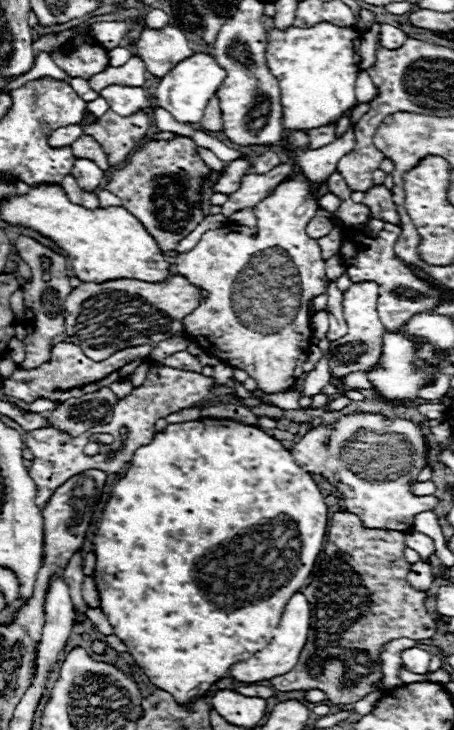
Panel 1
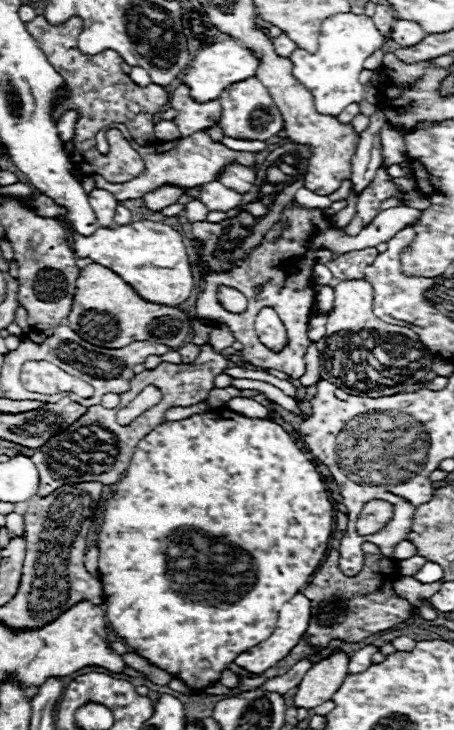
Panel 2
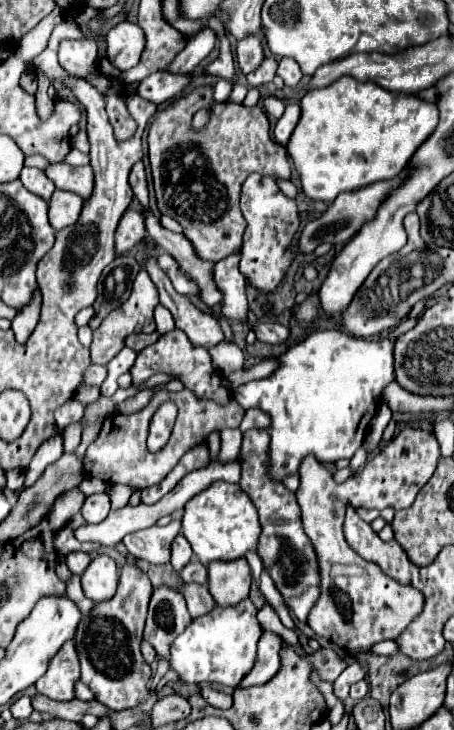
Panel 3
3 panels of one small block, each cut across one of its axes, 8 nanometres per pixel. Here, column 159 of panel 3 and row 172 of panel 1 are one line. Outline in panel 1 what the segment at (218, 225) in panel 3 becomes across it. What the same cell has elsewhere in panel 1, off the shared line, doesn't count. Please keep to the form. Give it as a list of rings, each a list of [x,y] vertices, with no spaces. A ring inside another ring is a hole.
[[[174,138],[174,140],[152,140],[148,144],[144,144],[128,162],[128,166],[124,166],[122,170],[112,172],[112,176],[106,182],[106,190],[110,190],[112,194],[116,194],[122,200],[122,206],[126,210],[130,210],[144,226],[146,230],[156,238],[158,246],[162,246],[162,250],[174,250],[176,244],[188,236],[204,218],[200,206],[198,206],[198,196],[200,196],[200,184],[202,178],[210,174],[210,168],[200,160],[200,156],[196,156],[196,144],[194,142],[184,142],[186,138]]]

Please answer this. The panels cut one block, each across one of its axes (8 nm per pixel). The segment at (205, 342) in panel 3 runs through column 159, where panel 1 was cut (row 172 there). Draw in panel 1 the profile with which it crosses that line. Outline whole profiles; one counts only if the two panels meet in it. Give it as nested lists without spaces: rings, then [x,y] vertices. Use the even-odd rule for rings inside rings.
[[[280,164],[274,170],[266,174],[246,174],[242,176],[240,188],[234,194],[228,194],[228,200],[220,206],[224,216],[230,216],[232,212],[244,210],[244,208],[254,208],[266,194],[276,188],[284,178],[288,178],[294,172],[290,164]]]

